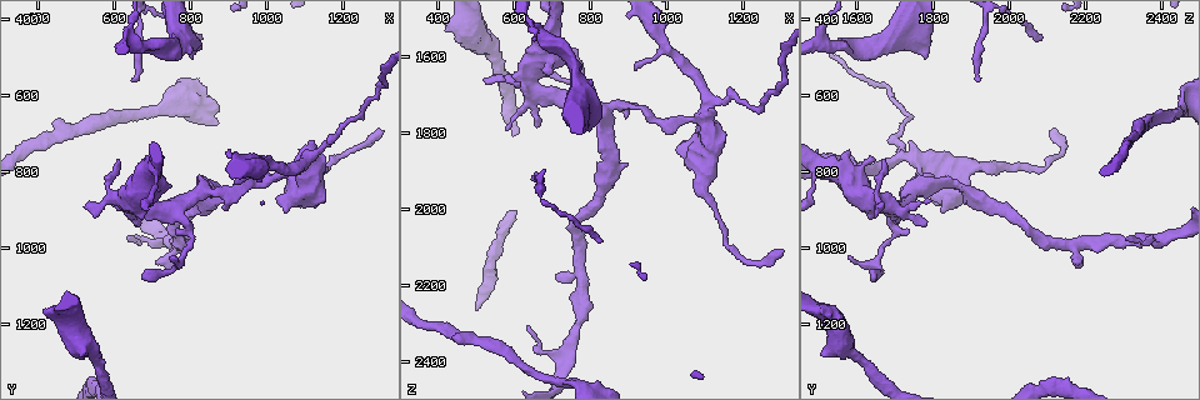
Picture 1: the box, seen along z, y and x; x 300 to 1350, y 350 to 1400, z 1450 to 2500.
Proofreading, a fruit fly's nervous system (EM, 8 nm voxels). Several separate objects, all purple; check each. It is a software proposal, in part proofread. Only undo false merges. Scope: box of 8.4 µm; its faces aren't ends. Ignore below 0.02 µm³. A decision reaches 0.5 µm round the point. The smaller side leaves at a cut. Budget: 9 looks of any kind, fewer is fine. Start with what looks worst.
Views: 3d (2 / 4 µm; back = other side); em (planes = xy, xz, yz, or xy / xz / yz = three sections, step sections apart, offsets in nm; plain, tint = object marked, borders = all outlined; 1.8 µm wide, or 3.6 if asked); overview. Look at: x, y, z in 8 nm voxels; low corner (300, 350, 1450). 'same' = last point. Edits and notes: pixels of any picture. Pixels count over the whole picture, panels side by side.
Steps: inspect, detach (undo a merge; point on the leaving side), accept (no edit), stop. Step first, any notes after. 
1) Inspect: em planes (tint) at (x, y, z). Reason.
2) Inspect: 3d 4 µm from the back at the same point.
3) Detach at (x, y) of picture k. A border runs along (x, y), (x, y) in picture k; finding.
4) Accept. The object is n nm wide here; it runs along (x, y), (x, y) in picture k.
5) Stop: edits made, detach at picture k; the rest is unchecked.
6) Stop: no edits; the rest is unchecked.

Inspect: 3d 2 µm at (755, 490, 1635). Thick turns thin.

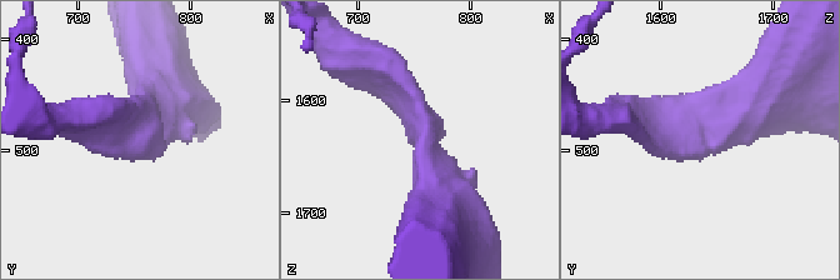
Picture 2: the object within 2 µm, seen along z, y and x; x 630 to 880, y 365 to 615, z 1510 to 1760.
Inspect: em planes (tint) at (762, 486, 1642). The arms are 200, 440 nm wide; need the tissue.

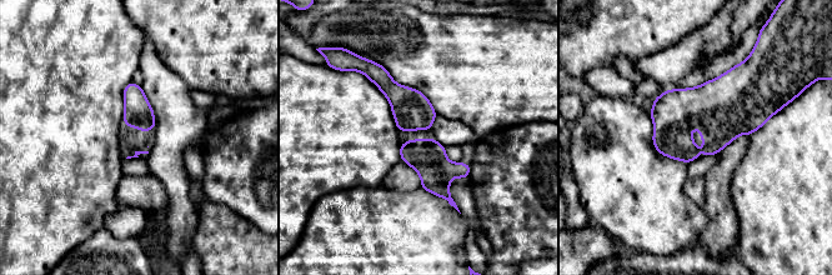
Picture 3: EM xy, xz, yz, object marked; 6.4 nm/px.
Accept. The object is 190 nm wide here; all the same neuron.

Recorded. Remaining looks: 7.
Inspect: em 3.6 µm planes (tint) at (695, 795, 1530). Calibre changes.

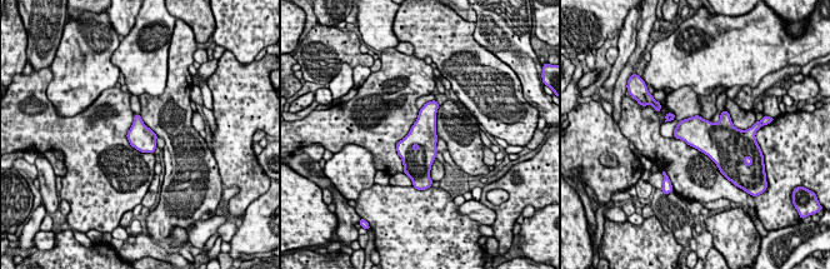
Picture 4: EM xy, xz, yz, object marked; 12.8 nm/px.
Accept. All the same neuron.

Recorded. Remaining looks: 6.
Inspect: 3d 2 µm at (1100, 785, 1785). Arms run side by side.

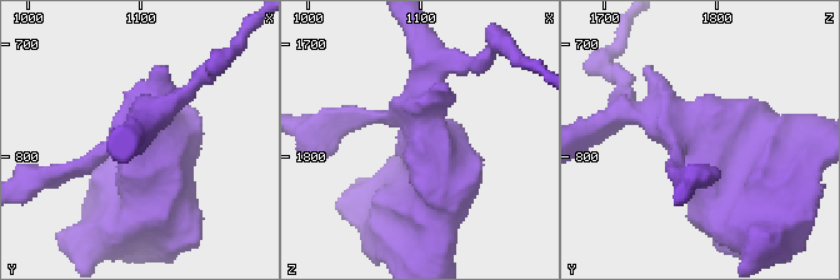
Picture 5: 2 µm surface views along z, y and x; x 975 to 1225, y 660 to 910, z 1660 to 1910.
Inspect: em planes (tint) at (1106, 786, 1782).

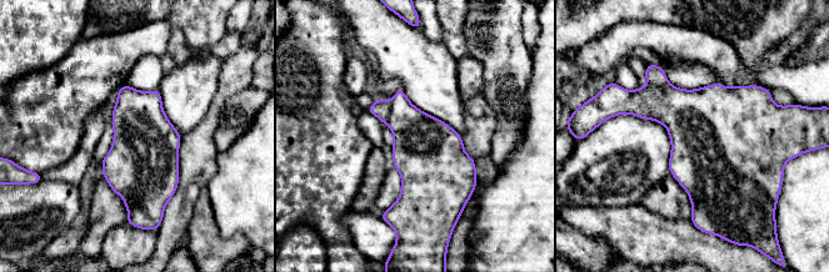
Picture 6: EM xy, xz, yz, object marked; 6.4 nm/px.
Detach at (419, 137) of picture 6. A border runs along (390, 101), (390, 112), (385, 122) in picture 6; two neurons meet here.

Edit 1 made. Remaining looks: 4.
Inspect: overview. Redraw.

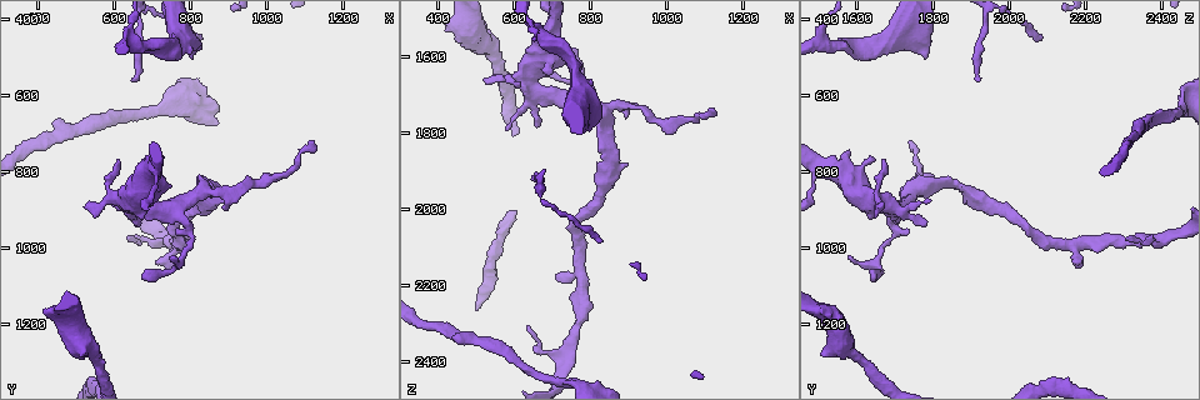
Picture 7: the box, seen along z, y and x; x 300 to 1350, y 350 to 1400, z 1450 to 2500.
Inspect: em yz step 8 (tint) at (495, 1195, 1550). Branch point.

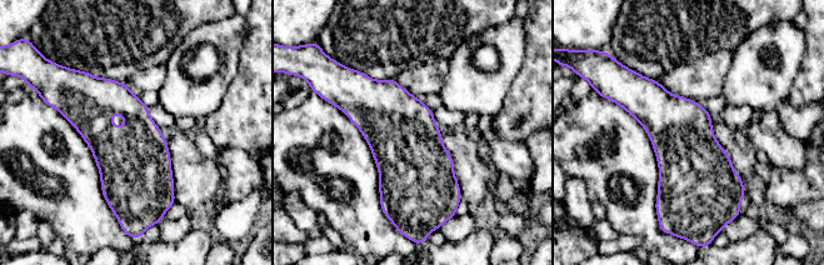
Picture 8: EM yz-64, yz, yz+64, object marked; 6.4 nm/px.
Accept. The object is 380 nm wide here; all the same neuron.

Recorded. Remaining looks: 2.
Stop: edits made, detach at picture 6; the rest is unchecked.

